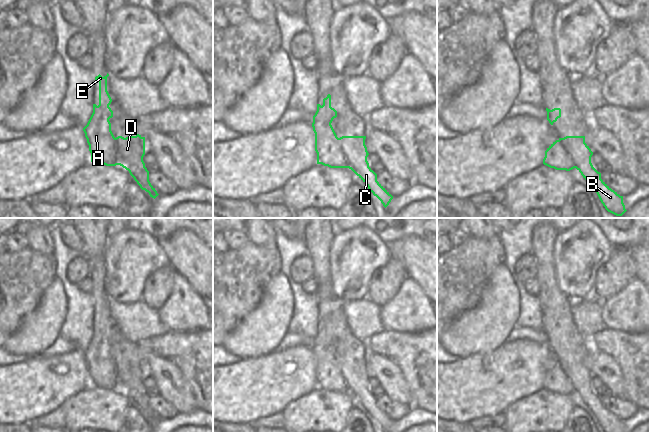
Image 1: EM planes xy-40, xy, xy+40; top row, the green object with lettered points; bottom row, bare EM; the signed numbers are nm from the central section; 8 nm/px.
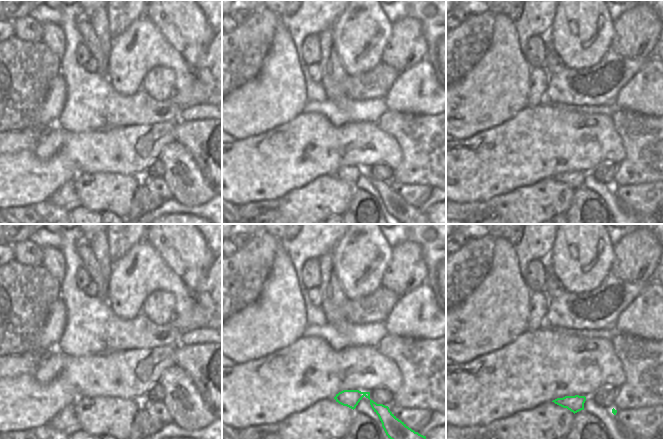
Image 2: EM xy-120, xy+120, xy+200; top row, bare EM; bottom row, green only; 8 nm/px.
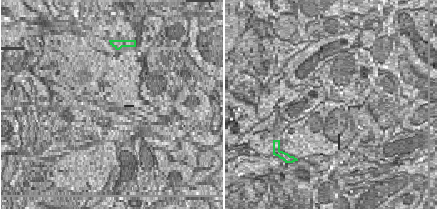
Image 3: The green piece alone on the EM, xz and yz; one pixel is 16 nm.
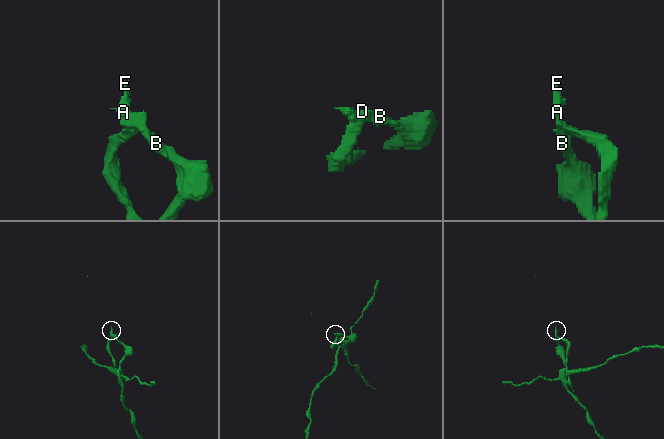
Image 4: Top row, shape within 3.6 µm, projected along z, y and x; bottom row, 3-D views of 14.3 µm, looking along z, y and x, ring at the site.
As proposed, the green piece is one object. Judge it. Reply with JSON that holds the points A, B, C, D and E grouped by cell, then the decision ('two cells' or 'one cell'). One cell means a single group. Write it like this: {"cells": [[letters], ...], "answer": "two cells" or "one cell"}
{"cells": [["A", "E"], ["B", "C", "D"]], "answer": "two cells"}

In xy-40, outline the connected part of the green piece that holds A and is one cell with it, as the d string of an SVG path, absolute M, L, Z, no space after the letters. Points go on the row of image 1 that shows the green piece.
M107 73L104 77L100 74L95 77L99 81L99 105L93 104L93 113L83 131L89 145L91 162L116 166L120 164L119 149L109 121L113 111L109 107L112 99L107 91L108 76Z

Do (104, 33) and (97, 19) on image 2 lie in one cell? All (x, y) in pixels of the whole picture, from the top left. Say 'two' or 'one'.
one

